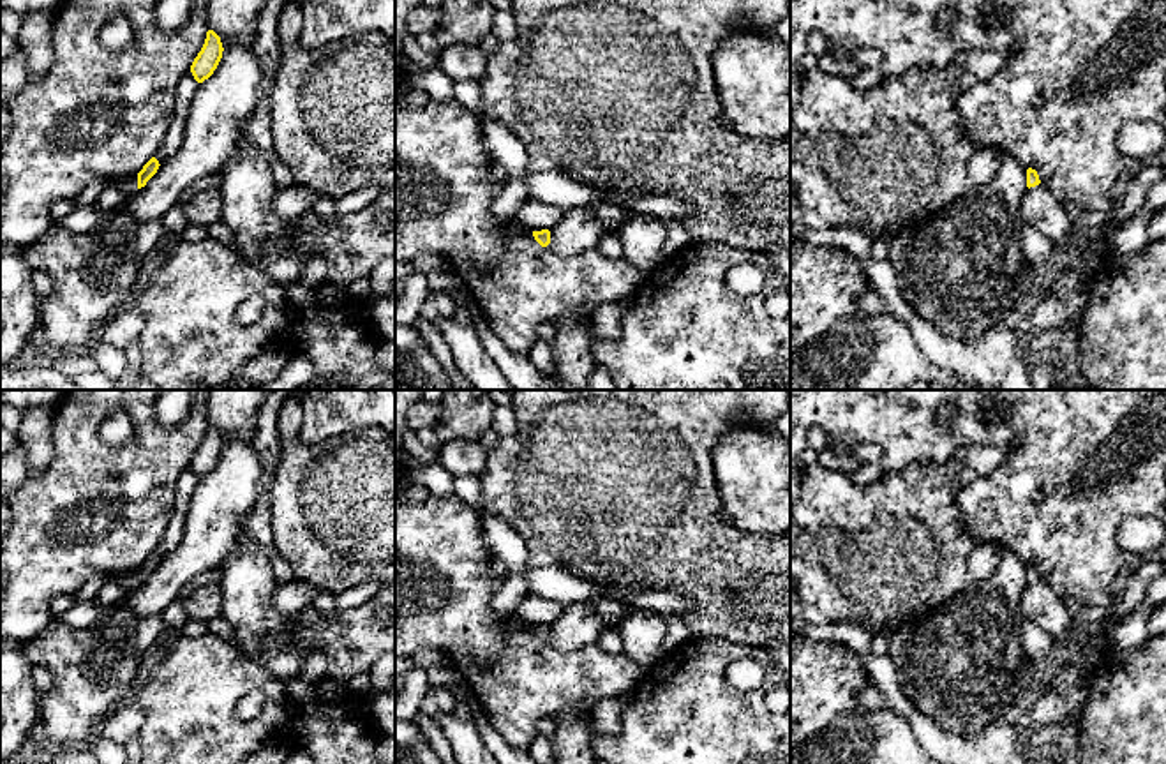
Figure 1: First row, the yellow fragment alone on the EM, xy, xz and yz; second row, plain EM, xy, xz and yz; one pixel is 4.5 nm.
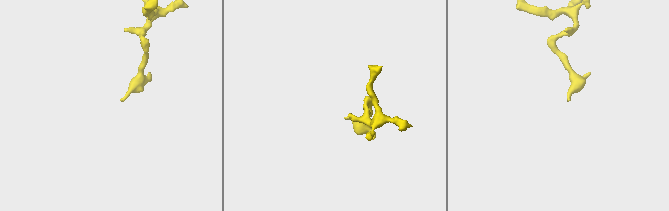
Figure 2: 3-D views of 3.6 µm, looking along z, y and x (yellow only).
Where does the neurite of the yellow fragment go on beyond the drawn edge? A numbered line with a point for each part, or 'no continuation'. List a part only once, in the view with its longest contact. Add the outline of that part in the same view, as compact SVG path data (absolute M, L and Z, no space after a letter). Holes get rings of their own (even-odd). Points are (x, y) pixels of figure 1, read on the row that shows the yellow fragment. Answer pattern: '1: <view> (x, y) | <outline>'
no continuation

